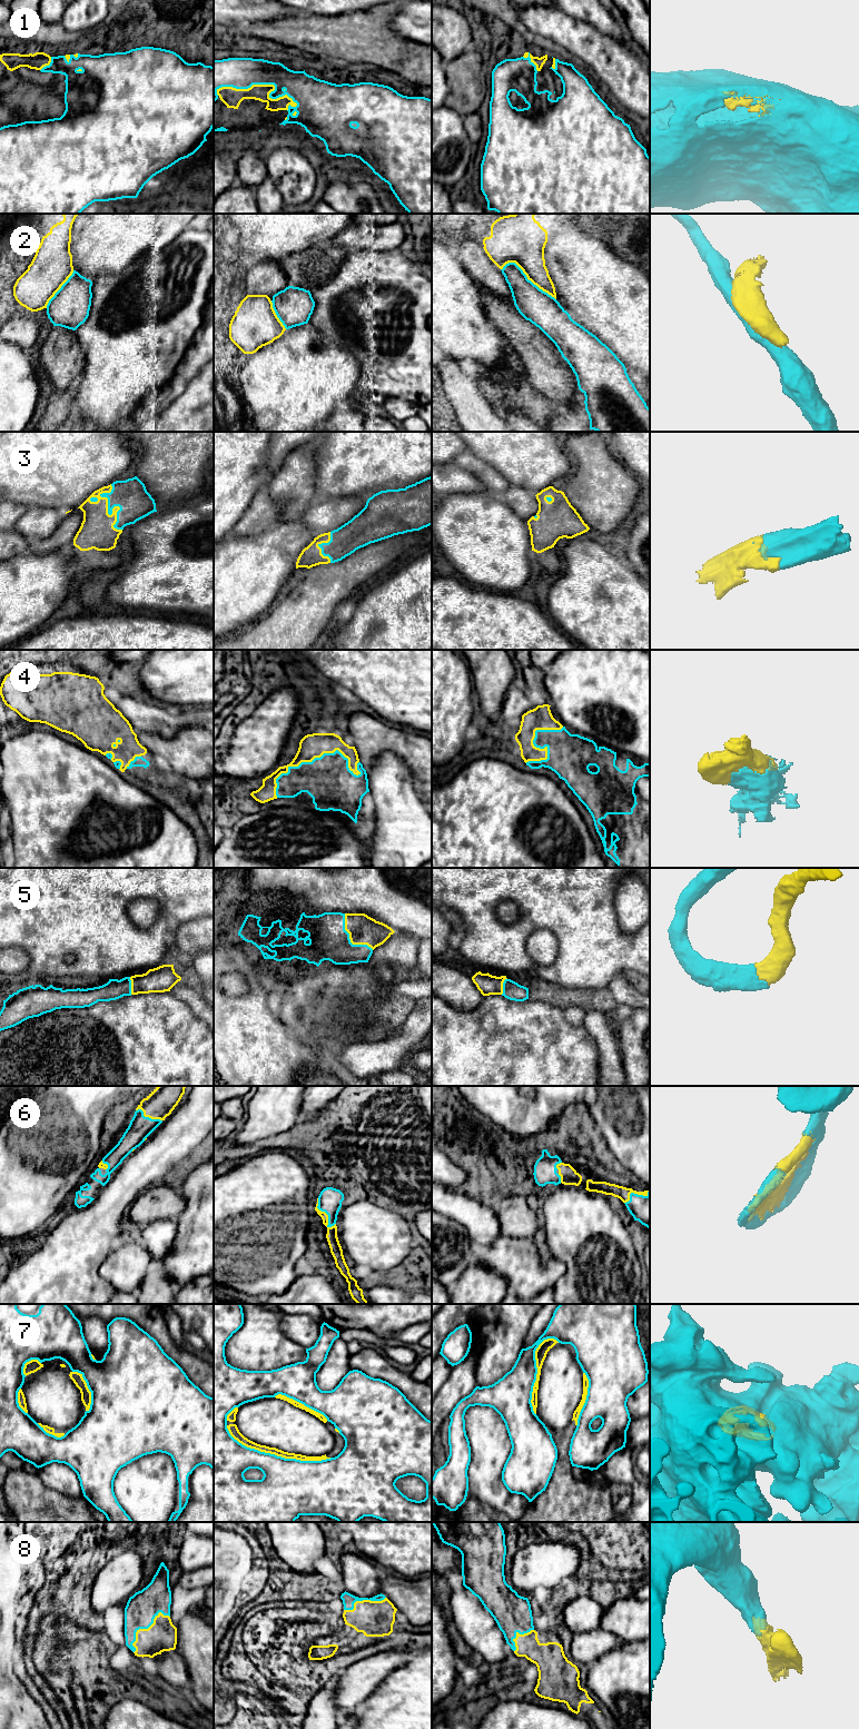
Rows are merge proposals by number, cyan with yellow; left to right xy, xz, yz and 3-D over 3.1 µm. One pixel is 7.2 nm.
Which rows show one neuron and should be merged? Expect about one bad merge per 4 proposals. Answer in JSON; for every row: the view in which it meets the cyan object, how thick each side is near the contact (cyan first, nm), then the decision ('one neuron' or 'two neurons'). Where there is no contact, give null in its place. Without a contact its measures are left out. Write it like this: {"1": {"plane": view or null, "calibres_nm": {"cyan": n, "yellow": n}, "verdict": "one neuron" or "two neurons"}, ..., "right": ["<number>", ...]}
{"1": {"plane": "xz", "calibres_nm": {"cyan": 220, "yellow": 140}, "verdict": "one neuron"}, "2": {"plane": "yz", "calibres_nm": {"cyan": 240, "yellow": 300}, "verdict": "two neurons"}, "3": {"plane": "xy", "calibres_nm": {"cyan": 240, "yellow": 240}, "verdict": "one neuron"}, "4": {"plane": "xz", "calibres_nm": {"cyan": 340, "yellow": 180}, "verdict": "one neuron"}, "5": {"plane": "xz", "calibres_nm": {"cyan": 280, "yellow": 200}, "verdict": "one neuron"}, "6": {"plane": "xz", "calibres_nm": {"cyan": 180, "yellow": 80}, "verdict": "one neuron"}, "7": {"plane": "xz", "calibres_nm": {"cyan": 420, "yellow": 60}, "verdict": "two neurons"}, "8": {"plane": "xy", "calibres_nm": {"cyan": 220, "yellow": 220}, "verdict": "one neuron"}, "right": ["1", "3", "4", "5", "6", "8"]}

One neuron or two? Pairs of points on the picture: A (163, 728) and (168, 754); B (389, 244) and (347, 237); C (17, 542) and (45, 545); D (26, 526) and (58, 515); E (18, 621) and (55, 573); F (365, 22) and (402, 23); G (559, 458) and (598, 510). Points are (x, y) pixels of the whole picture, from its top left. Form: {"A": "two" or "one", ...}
{"A": "two", "B": "one", "C": "two", "D": "one", "E": "one", "F": "two", "G": "two"}

